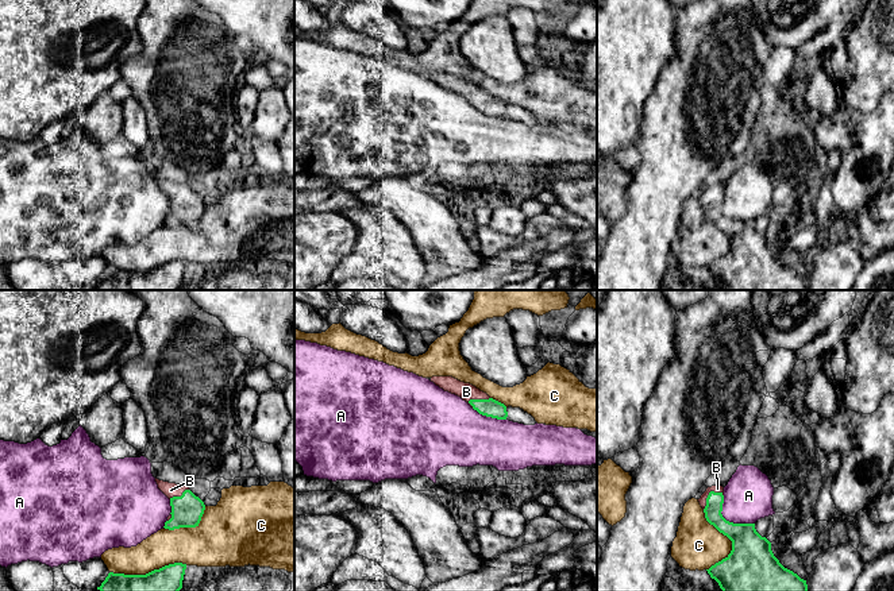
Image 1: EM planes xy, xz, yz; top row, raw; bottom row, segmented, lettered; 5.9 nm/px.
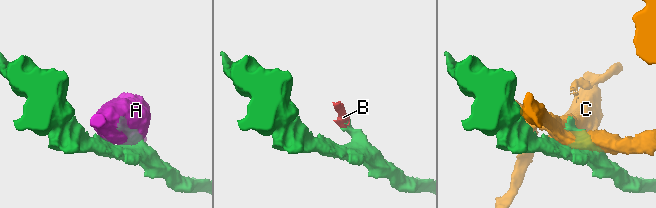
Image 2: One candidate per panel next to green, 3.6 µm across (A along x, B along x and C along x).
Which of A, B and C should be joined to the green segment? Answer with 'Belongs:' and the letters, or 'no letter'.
Belongs: B

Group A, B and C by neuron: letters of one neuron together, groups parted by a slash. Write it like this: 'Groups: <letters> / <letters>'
Groups: A / B / C

